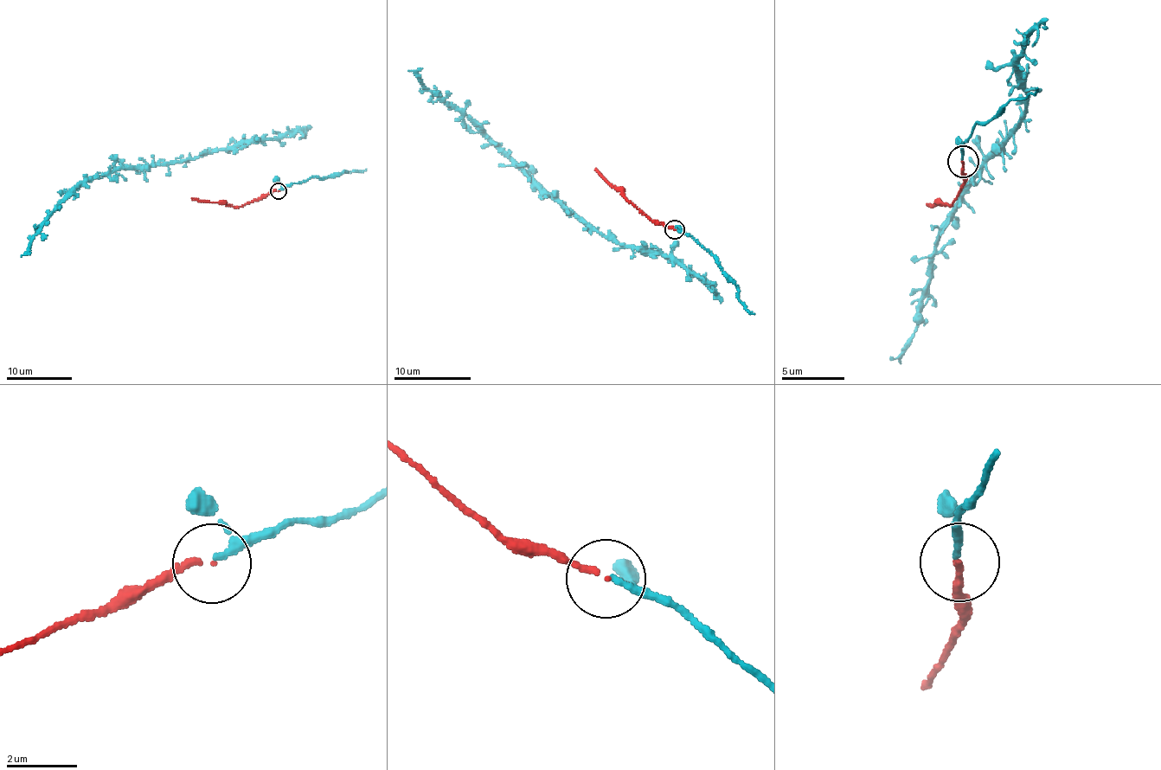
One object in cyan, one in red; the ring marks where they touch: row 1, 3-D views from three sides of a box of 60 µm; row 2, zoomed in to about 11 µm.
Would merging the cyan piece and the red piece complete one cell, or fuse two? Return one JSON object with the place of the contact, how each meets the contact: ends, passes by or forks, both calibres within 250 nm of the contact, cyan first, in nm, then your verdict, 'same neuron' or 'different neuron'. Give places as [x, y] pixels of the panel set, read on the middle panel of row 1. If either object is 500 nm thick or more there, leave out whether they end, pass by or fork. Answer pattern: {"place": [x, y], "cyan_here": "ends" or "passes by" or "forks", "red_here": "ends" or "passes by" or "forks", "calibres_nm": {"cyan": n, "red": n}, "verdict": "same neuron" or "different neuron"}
{"place": [675, 229], "cyan_here": "passes by", "red_here": "ends", "calibres_nm": {"cyan": 150, "red": 150}, "verdict": "same neuron"}

